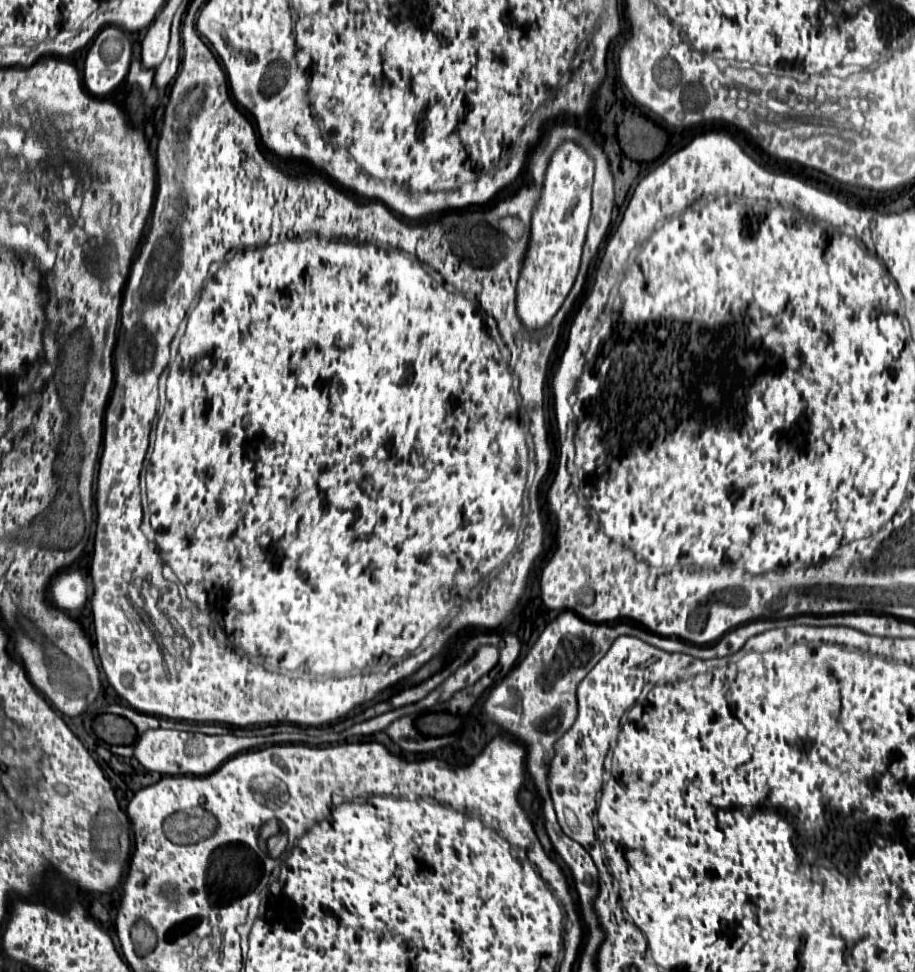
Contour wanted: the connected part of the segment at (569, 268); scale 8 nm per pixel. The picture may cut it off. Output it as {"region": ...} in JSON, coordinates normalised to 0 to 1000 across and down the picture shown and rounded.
{"region":[[[625,145],[614,147],[597,176],[590,209],[581,221],[581,244],[570,283],[566,287],[564,318],[568,330],[577,338],[595,336],[612,318],[623,301],[634,275],[634,262],[640,248],[645,227],[645,199],[647,199],[649,166],[643,157]]]}

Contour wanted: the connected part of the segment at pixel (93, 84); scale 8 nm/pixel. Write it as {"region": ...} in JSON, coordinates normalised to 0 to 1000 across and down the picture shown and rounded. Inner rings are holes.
{"region":[[[114,28],[101,42],[92,63],[92,87],[101,98],[116,98],[140,77],[144,44],[129,28]]]}

